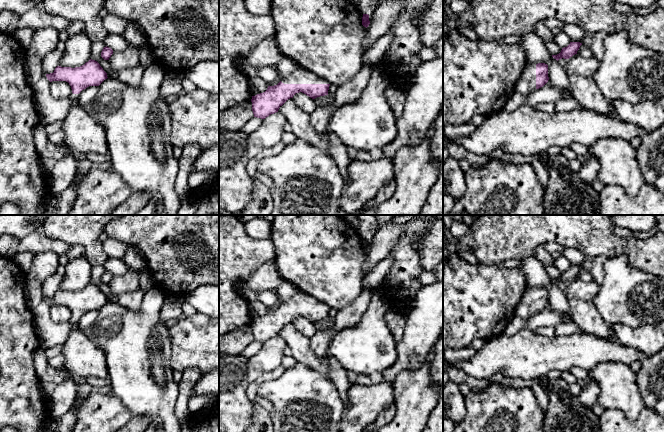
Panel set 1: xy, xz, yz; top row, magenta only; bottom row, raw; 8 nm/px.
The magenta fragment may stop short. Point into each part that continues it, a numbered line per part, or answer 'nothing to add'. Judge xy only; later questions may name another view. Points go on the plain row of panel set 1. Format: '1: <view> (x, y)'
1: xy (83, 359)

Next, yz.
1: yz (526, 309)

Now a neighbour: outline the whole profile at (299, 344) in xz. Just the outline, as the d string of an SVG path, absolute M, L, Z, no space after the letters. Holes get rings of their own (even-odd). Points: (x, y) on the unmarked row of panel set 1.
M293 322L288 323L278 334L284 339L292 356L298 362L329 377L329 364L327 356L318 357L310 347L310 338L299 332Z

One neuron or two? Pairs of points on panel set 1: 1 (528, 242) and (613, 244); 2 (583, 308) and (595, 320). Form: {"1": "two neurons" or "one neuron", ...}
{"1": "one neuron", "2": "one neuron"}

